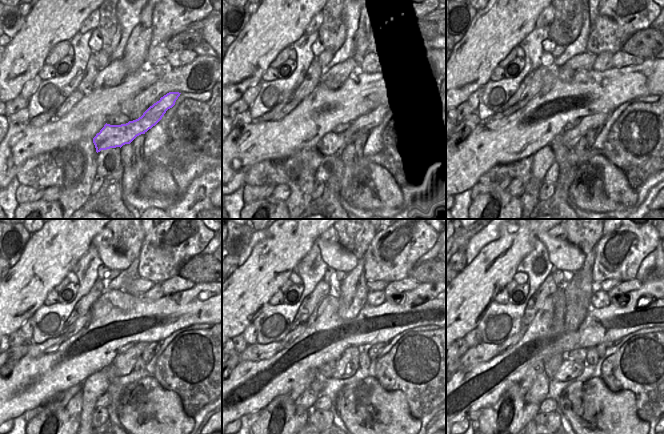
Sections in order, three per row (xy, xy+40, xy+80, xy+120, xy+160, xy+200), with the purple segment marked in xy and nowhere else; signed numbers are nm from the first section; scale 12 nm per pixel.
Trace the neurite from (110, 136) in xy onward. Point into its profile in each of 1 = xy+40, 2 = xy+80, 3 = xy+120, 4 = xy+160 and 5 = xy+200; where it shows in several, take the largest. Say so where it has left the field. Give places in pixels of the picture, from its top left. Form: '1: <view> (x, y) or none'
1: xy+40 (332, 144)
2: xy+80 (562, 143)
3: xy+120 (123, 364)
4: xy+160 (347, 365)
5: xy+200 (568, 370)

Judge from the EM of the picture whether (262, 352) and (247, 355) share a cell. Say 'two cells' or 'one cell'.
one cell

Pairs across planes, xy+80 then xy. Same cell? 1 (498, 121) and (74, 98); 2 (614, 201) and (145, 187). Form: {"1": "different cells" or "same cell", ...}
{"1": "same cell", "2": "same cell"}

